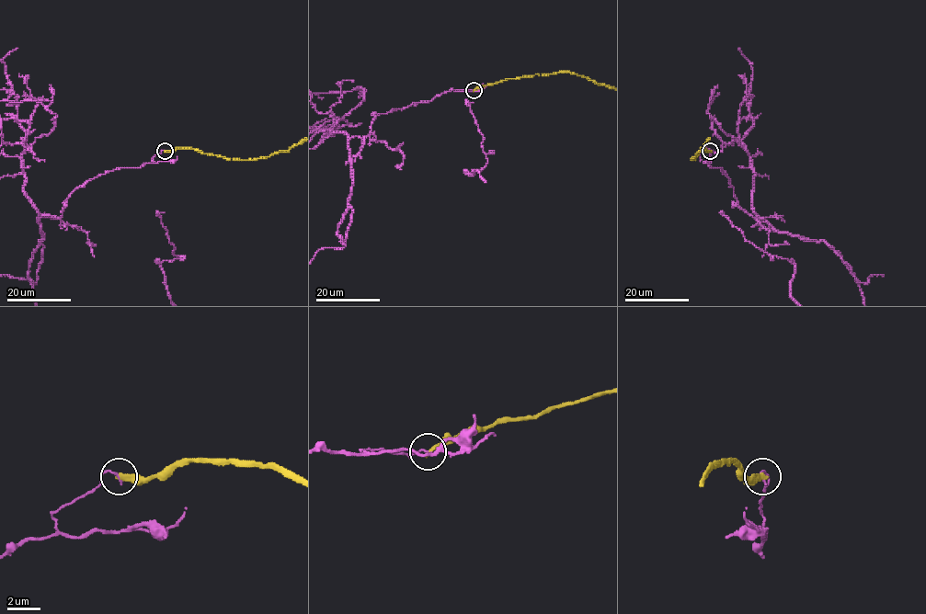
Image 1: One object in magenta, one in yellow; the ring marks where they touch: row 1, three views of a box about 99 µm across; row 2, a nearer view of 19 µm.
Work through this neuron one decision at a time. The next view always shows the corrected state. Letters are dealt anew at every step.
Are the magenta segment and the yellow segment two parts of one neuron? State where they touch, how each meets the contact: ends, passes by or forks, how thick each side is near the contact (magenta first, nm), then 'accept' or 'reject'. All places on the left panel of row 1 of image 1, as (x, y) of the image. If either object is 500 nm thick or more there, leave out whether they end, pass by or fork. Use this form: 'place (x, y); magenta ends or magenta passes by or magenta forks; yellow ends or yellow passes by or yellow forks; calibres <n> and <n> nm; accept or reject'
place (165, 151); magenta ends; yellow ends; calibres 120 and 280 nm; reject

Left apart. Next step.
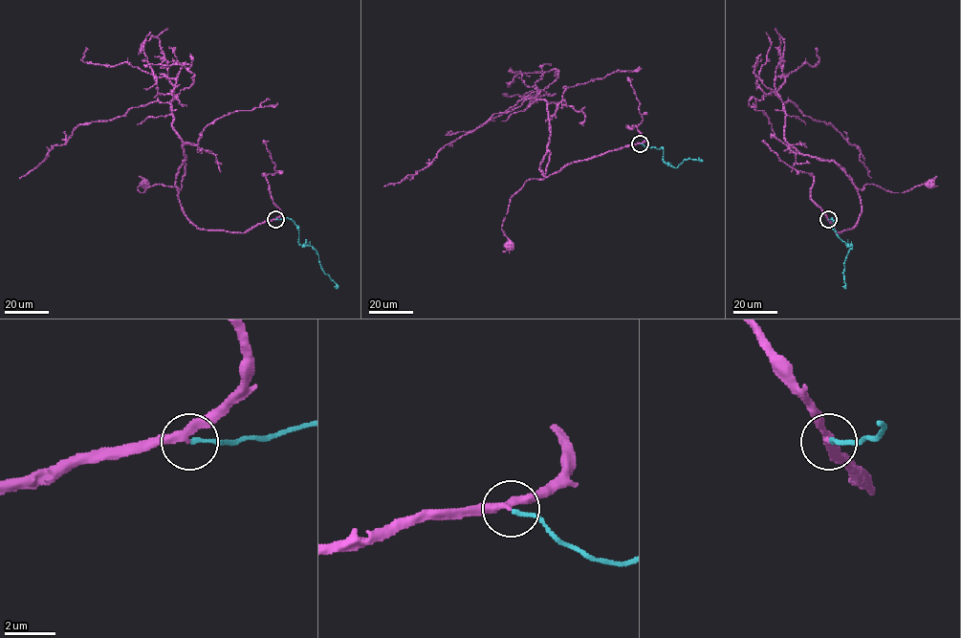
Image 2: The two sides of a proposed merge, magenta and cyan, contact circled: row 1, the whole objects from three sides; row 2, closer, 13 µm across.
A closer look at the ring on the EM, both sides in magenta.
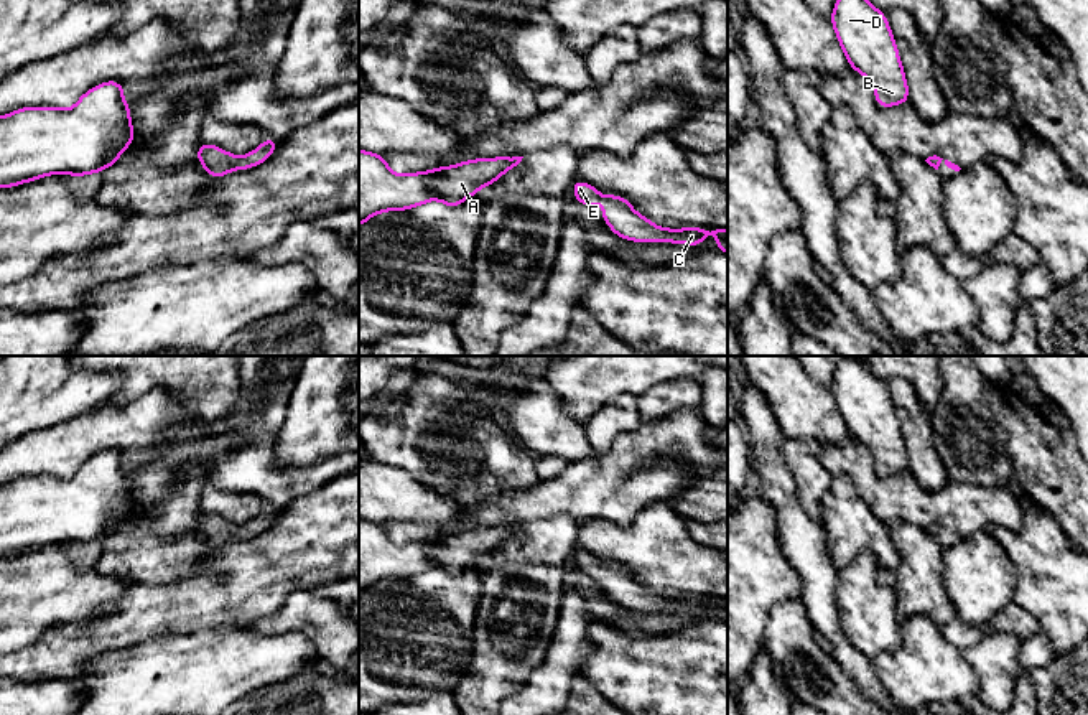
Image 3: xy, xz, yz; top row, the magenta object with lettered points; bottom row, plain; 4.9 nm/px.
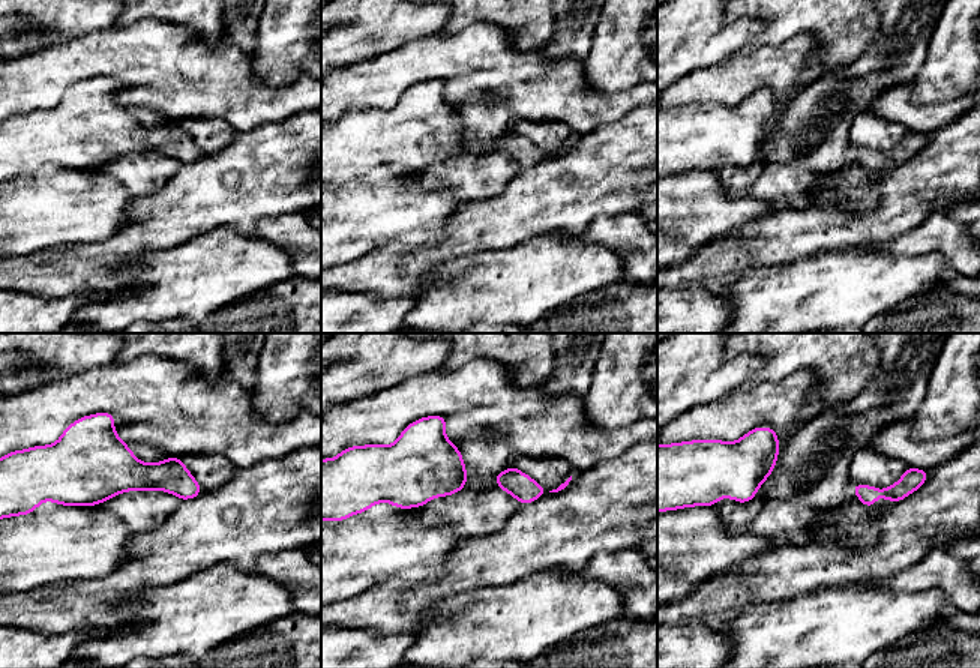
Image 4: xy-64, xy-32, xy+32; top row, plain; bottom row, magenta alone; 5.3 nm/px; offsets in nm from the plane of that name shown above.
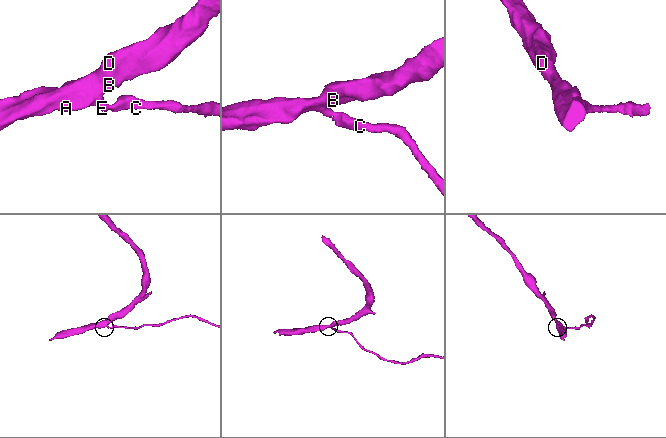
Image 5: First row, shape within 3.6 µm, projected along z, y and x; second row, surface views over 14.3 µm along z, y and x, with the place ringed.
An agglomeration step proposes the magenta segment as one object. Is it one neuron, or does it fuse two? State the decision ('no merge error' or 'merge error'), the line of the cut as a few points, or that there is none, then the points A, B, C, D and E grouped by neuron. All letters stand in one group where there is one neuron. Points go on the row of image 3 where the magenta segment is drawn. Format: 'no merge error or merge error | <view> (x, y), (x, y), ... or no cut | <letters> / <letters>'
no merge error | no cut | A B C D E

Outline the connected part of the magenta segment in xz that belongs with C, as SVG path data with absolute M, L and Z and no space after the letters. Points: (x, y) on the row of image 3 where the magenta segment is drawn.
M574 180L573 181L574 199L588 208L594 208L602 198L607 201L599 217L607 219L607 227L625 241L635 242L675 242L700 245L704 242L704 234L716 234L716 245L721 252L728 254L728 229L716 227L685 227L667 229L652 224L645 216L634 211L630 203L616 194L602 194L594 186Z

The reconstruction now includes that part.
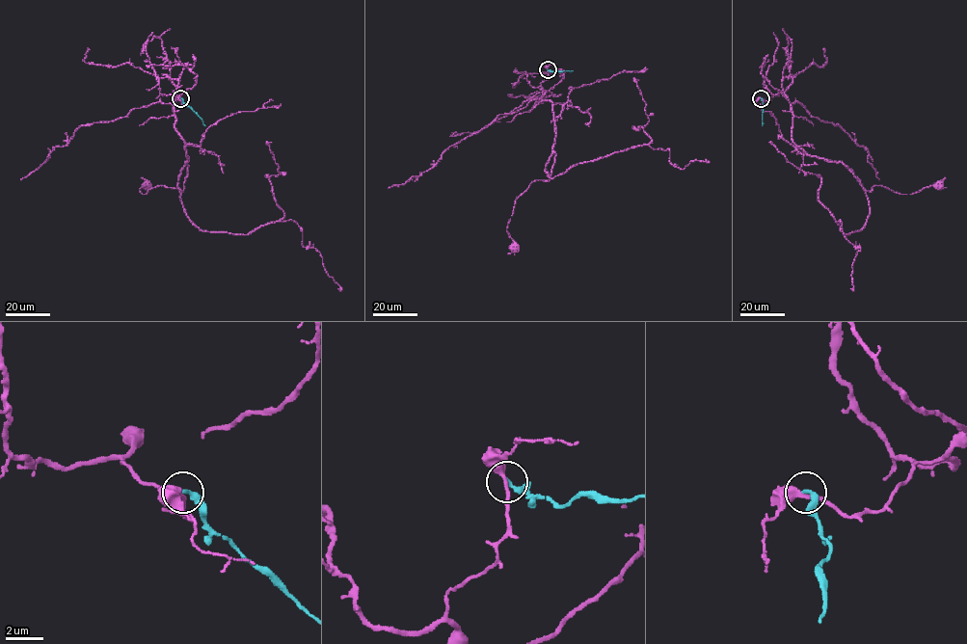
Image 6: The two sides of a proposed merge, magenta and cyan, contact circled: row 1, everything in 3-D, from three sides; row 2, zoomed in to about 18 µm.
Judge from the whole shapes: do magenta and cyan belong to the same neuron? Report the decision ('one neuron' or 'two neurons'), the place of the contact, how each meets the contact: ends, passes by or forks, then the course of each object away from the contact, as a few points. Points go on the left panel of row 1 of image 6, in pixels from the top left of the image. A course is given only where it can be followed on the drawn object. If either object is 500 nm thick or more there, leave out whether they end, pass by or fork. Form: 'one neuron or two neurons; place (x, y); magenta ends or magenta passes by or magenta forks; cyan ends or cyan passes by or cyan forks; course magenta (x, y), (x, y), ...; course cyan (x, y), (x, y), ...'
two neurons; place (180, 98); magenta passes by; cyan ends; course magenta (180, 98), (174, 91), (174, 129), (188, 159), (183, 190), (157, 185), (145, 194), (140, 189), (147, 184); course cyan (180, 97), (205, 126)

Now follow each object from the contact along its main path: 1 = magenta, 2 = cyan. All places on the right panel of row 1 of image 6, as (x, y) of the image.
1: (761, 98), (782, 91), (793, 142), (811, 155), (842, 162), (867, 190), (882, 185), (906, 194), (939, 184)
2: (761, 97), (763, 126)

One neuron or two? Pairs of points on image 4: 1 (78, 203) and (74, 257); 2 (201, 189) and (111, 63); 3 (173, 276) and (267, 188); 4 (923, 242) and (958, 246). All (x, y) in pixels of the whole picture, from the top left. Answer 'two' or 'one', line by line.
1: two
2: two
3: two
4: one

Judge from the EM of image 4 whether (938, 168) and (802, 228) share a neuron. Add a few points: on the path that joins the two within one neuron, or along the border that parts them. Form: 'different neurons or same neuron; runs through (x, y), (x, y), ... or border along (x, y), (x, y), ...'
same neuron; runs through (904, 200), (877, 227), (836, 230)

